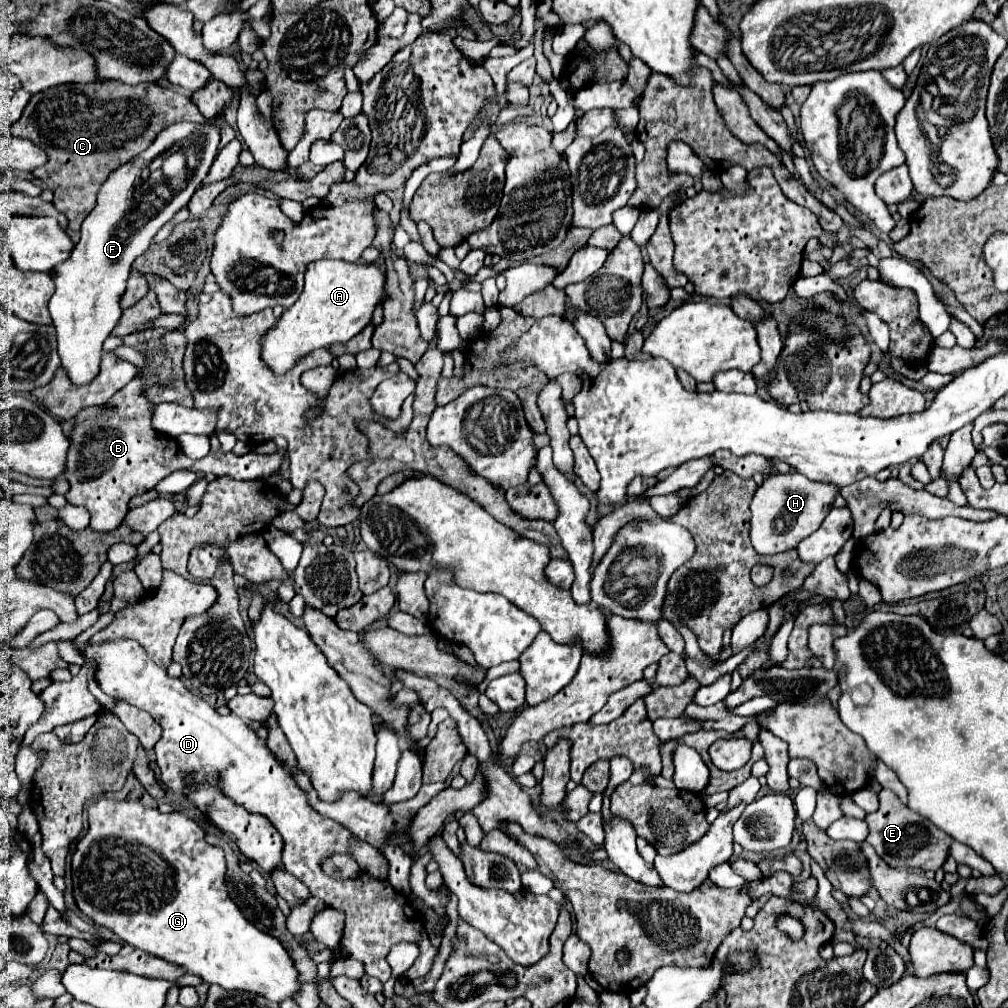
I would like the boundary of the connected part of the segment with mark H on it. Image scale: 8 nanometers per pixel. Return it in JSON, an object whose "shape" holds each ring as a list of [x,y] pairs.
{"shape":[[[801,473],[765,475],[751,501],[751,545],[759,555],[775,555],[795,549],[799,541],[819,529],[819,523],[831,511],[839,489],[833,483],[815,483]]]}

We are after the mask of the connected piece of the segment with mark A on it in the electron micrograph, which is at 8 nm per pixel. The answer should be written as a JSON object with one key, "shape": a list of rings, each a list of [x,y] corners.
{"shape":[[[323,259],[323,261],[313,261],[307,265],[305,271],[305,289],[301,297],[295,301],[293,307],[289,307],[281,319],[275,323],[271,331],[263,337],[263,361],[275,371],[275,373],[285,373],[289,371],[299,357],[321,349],[321,347],[331,347],[335,343],[347,343],[359,331],[363,331],[365,325],[371,323],[373,311],[377,305],[381,305],[387,299],[385,291],[385,271],[379,269],[375,263],[345,263],[345,261],[333,261],[333,259]]]}

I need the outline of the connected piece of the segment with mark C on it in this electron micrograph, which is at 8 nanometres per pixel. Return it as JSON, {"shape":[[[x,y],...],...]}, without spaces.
{"shape":[[[121,81],[59,85],[33,95],[23,117],[11,127],[11,133],[33,141],[49,155],[47,165],[39,167],[35,177],[53,191],[53,205],[67,215],[69,229],[79,231],[83,219],[93,211],[99,187],[109,173],[145,151],[163,127],[177,121],[209,123],[189,97],[185,97],[183,105],[183,97],[155,83],[133,87]]]}

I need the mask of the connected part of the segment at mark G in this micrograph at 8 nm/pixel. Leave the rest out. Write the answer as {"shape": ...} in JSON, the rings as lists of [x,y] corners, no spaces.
{"shape":[[[99,797],[89,805],[89,829],[75,847],[71,873],[77,907],[95,925],[113,931],[125,943],[225,989],[259,993],[277,1003],[295,997],[299,981],[293,959],[275,937],[249,923],[233,903],[225,887],[225,853],[205,841],[205,831],[195,819],[179,811],[161,813],[135,801]]]}

